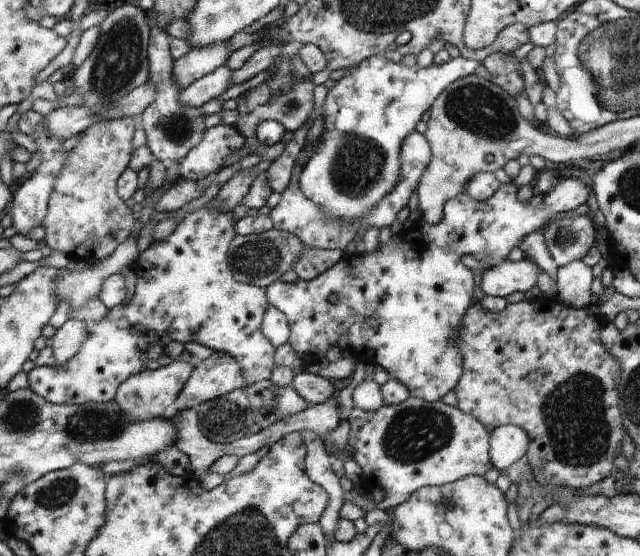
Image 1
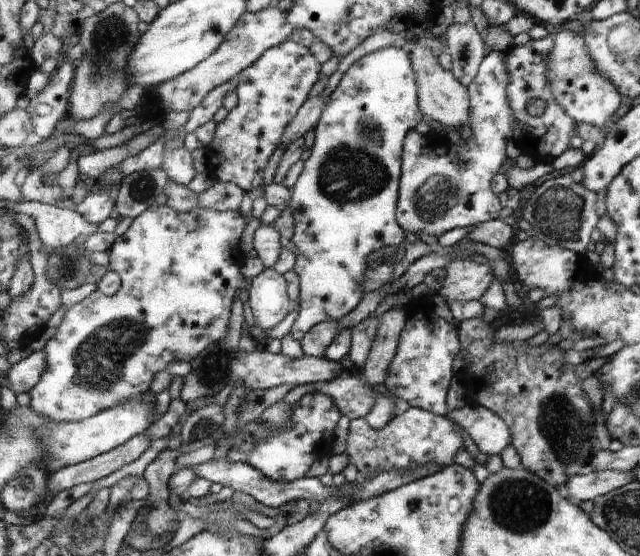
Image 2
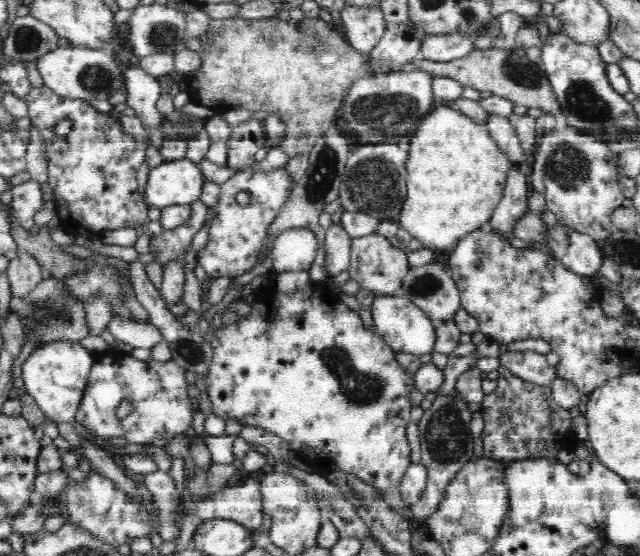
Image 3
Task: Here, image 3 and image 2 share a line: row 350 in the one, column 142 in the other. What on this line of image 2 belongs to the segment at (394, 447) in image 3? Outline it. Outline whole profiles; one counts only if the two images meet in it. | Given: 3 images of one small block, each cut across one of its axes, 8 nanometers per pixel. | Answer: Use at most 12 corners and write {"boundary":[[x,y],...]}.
{"boundary":[[156,204],[46,346],[31,406],[80,422],[226,336],[240,210]]}

